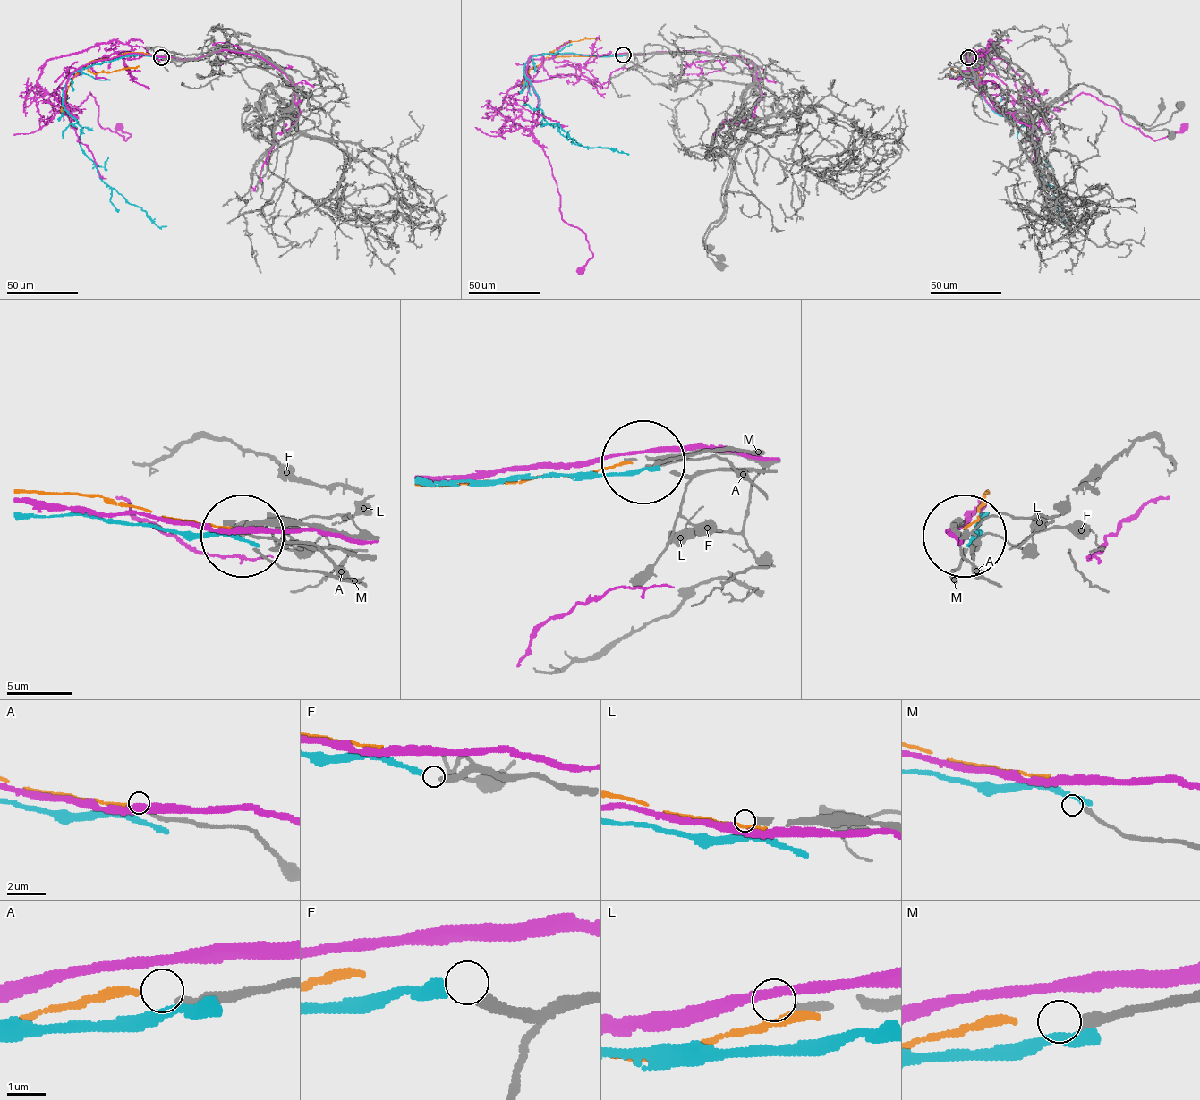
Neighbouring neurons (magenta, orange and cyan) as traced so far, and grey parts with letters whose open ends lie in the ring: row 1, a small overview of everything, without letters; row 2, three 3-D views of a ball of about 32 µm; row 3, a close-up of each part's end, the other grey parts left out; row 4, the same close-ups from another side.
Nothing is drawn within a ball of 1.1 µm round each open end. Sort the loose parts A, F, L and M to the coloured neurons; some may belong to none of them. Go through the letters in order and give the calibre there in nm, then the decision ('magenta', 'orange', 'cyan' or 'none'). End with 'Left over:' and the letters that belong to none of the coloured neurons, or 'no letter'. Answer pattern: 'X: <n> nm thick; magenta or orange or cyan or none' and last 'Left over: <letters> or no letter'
A: 200 nm thick; orange
F: 320 nm thick; cyan
L: 280 nm thick; none
M: 240 nm thick; none
Left over: L, M

